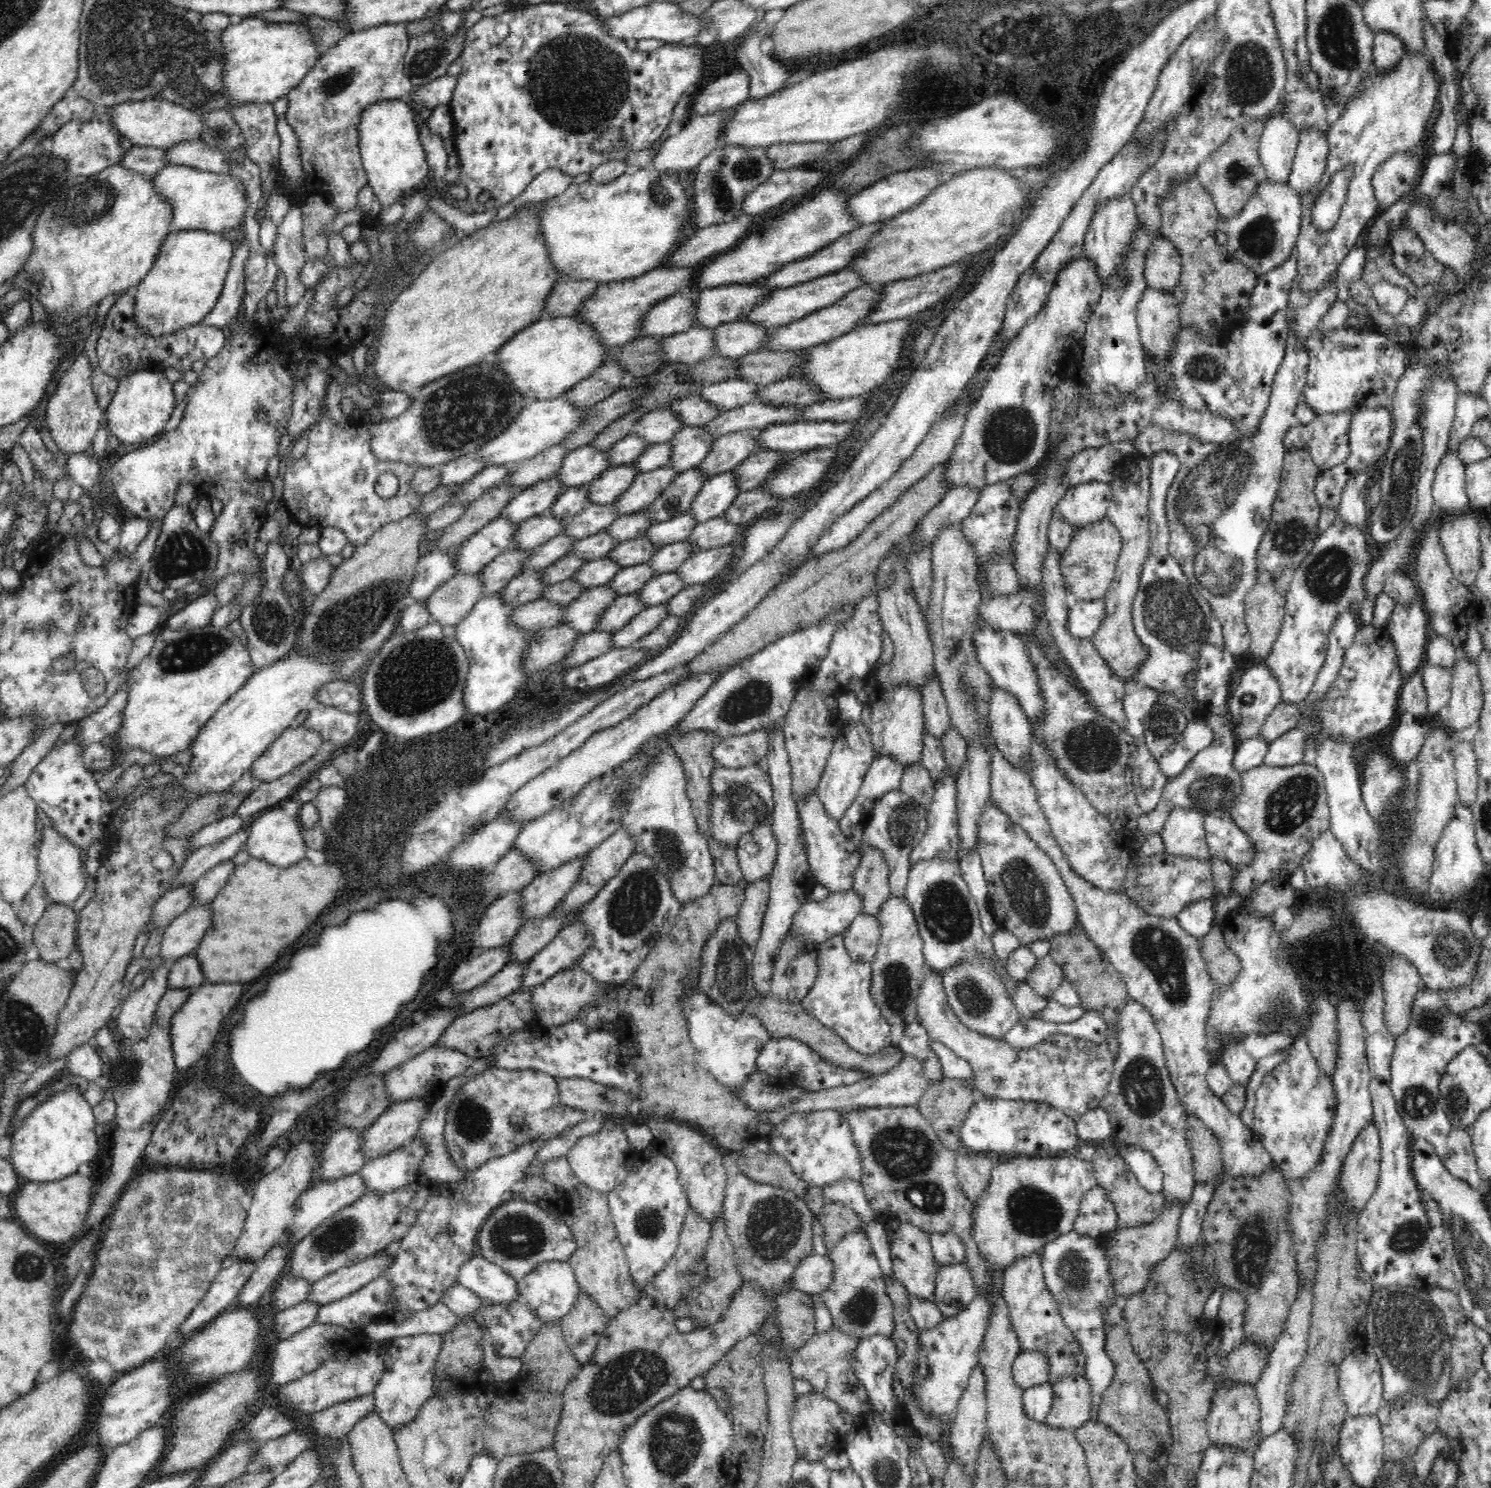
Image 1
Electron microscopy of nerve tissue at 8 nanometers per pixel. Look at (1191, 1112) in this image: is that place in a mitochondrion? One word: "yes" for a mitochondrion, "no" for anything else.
no

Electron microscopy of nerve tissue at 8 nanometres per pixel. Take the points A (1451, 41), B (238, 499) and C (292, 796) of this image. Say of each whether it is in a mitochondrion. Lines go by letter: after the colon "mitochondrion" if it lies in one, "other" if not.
A: other
B: other
C: other

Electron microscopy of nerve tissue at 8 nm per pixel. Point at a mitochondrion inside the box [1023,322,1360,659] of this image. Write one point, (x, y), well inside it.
(1202, 500)

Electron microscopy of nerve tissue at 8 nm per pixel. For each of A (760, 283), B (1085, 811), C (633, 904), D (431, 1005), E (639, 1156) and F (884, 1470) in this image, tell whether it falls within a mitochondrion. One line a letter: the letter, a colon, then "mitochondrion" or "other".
A: other
B: other
C: mitochondrion
D: other
E: other
F: mitochondrion

